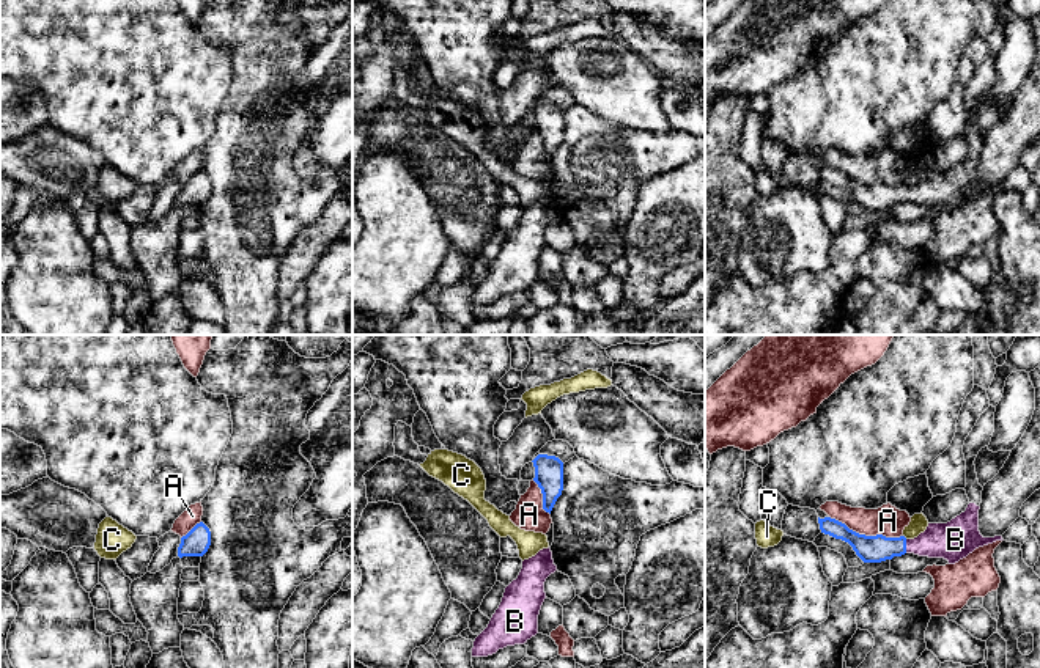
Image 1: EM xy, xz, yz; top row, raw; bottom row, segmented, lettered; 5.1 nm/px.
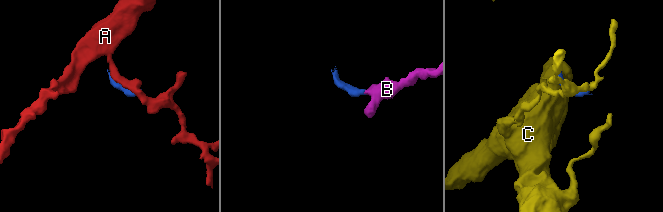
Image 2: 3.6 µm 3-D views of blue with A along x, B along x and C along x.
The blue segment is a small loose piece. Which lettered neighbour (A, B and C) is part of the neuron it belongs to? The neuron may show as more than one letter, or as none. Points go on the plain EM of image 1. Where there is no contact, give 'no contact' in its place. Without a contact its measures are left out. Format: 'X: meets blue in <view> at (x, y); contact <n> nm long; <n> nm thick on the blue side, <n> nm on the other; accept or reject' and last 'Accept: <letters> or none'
A: meets blue in yz at (864, 183); contact 400 nm long; 140 nm thick on the blue side, 160 nm on the other; reject
B: meets blue in yz at (905, 194); contact 70 nm long; 140 nm thick on the blue side, 200 nm on the other; accept
C: no contact; reject
Accept: B

